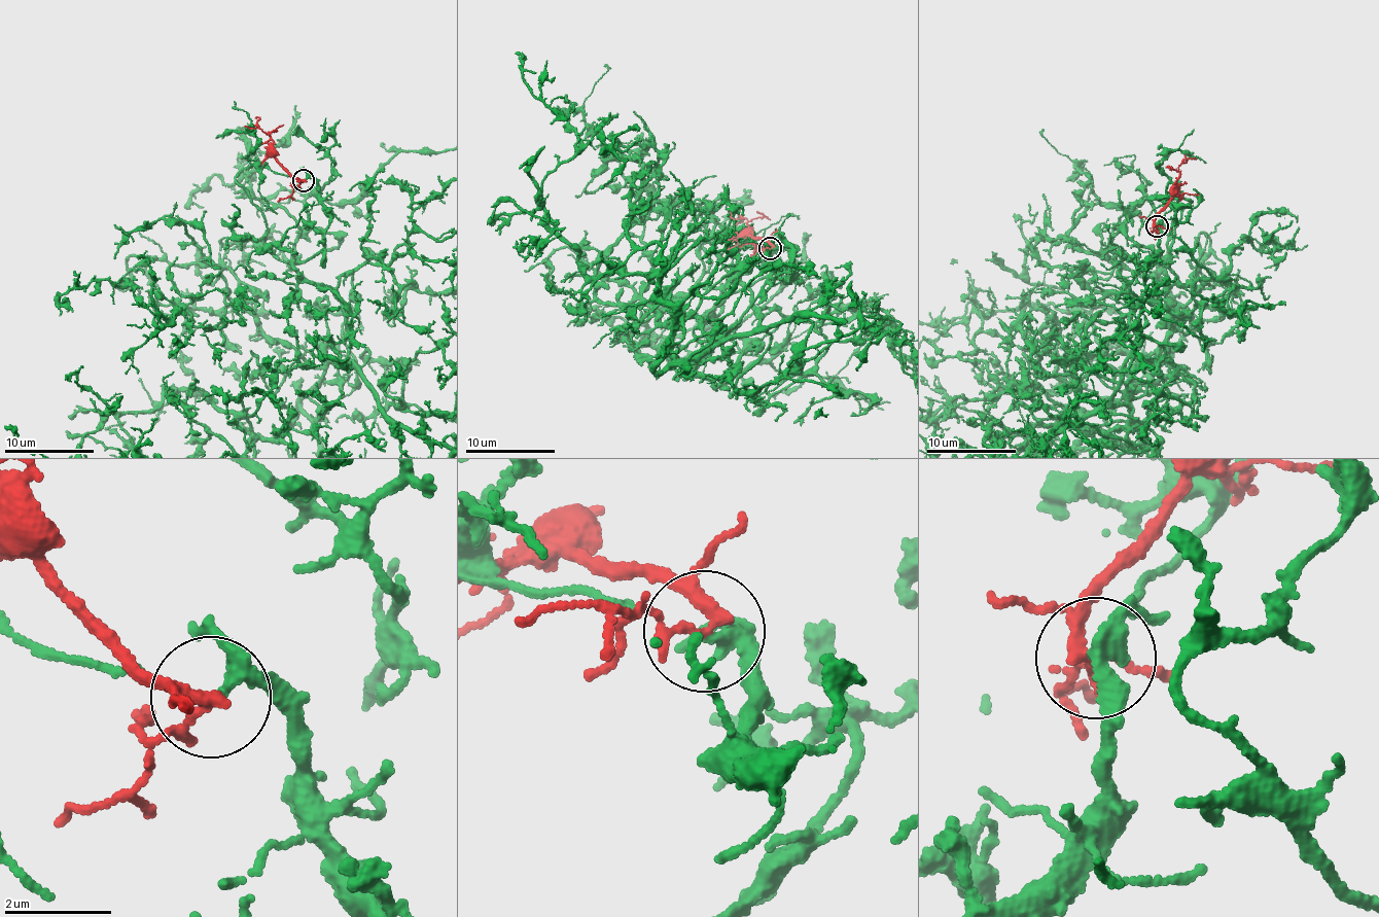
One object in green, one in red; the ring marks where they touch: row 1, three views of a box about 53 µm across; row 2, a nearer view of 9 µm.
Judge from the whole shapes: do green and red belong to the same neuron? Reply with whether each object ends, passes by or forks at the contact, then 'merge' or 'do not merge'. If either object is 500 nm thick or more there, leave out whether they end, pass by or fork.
green passes by; red forks there; do not merge

